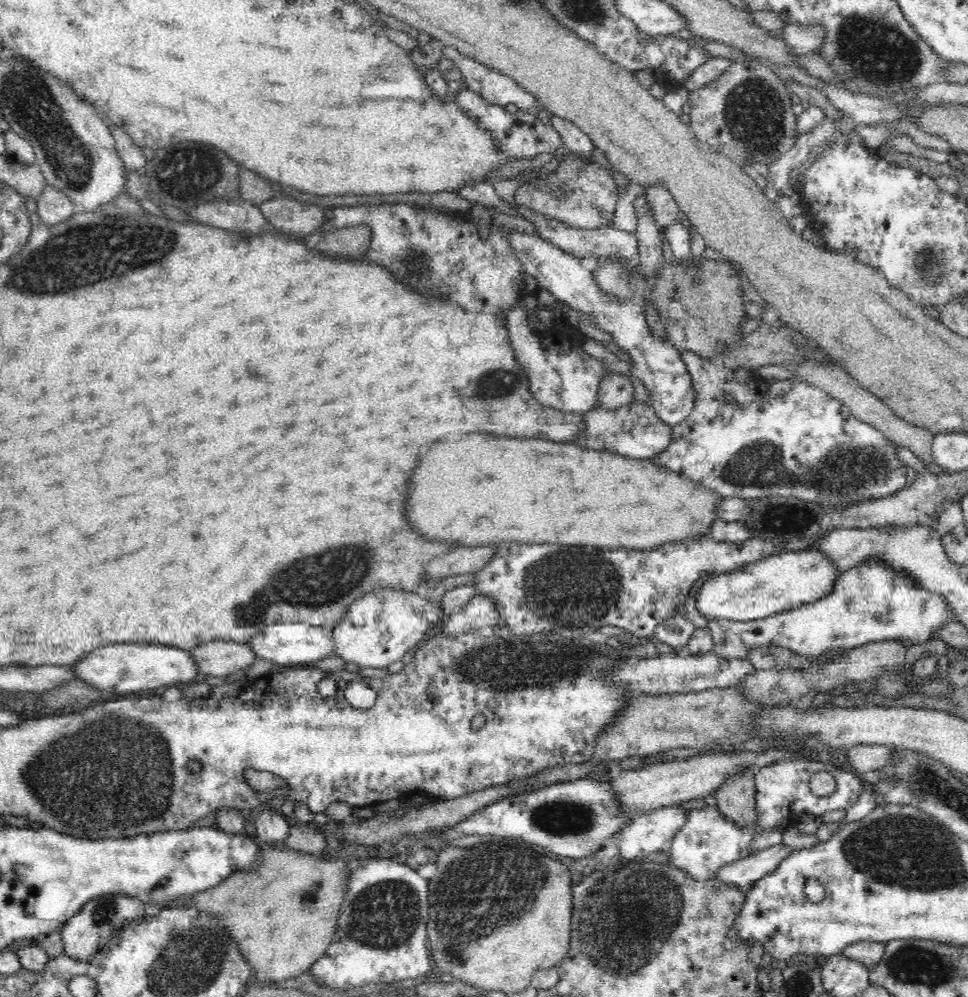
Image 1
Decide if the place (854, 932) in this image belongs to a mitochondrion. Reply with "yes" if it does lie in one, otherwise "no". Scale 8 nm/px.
no

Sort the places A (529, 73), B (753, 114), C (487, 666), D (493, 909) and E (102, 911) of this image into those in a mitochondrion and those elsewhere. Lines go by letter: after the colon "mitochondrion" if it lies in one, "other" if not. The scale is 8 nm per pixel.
A: other
B: mitochondrion
C: mitochondrion
D: mitochondrion
E: mitochondrion

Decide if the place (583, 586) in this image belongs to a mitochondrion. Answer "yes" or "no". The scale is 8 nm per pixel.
yes

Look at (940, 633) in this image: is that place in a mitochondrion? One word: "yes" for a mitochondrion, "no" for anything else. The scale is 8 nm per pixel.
no

